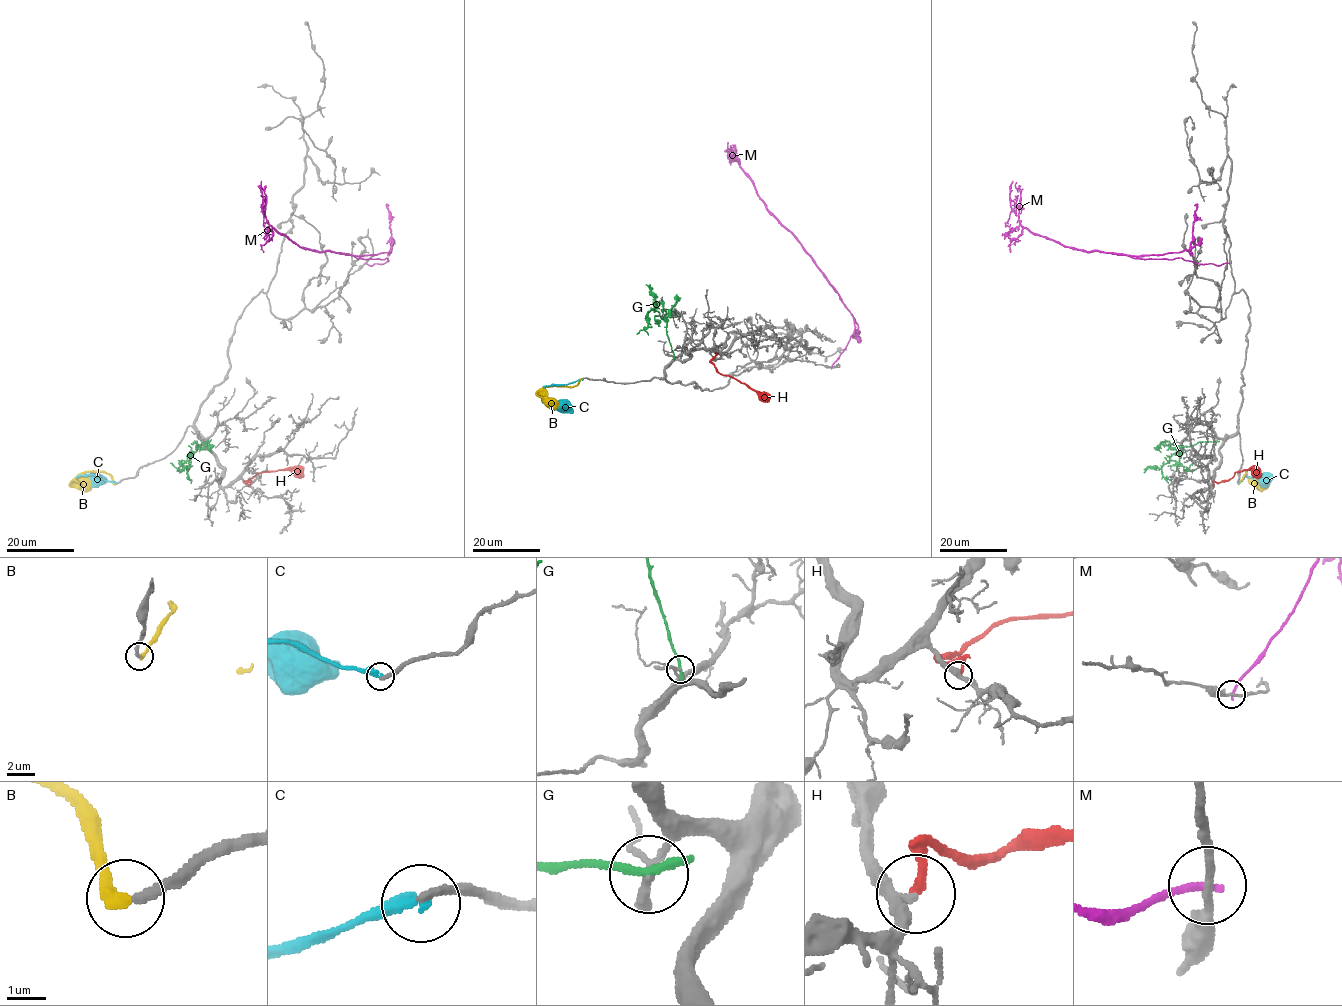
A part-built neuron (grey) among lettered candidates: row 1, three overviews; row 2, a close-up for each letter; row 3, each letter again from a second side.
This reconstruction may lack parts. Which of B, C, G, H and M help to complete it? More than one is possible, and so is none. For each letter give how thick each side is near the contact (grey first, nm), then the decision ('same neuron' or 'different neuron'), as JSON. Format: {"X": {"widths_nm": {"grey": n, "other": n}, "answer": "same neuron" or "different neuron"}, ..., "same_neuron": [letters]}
{"B": {"widths_nm": {"grey": 220, "other": 320}, "answer": "same neuron"}, "C": {"widths_nm": {"grey": 240, "other": 280}, "answer": "different neuron"}, "G": {"widths_nm": {"grey": 180, "other": 280}, "answer": "different neuron"}, "H": {"widths_nm": {"grey": 240, "other": 240}, "answer": "different neuron"}, "M": {"widths_nm": {"grey": 190, "other": 190}, "answer": "different neuron"}, "same_neuron": ["B"]}

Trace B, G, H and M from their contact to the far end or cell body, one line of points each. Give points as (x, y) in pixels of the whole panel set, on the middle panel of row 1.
B: (581, 378), (573, 387), (544, 387), (542, 390), (555, 404), (554, 409)
G: (674, 356), (666, 335), (666, 323), (658, 312), (652, 309), (648, 314), (649, 324), (636, 334)
H: (715, 353), (711, 362), (719, 372), (770, 399)
M: (831, 367), (853, 332), (853, 315), (800, 242), (767, 208), (754, 183), (730, 157), (729, 150), (728, 153)

